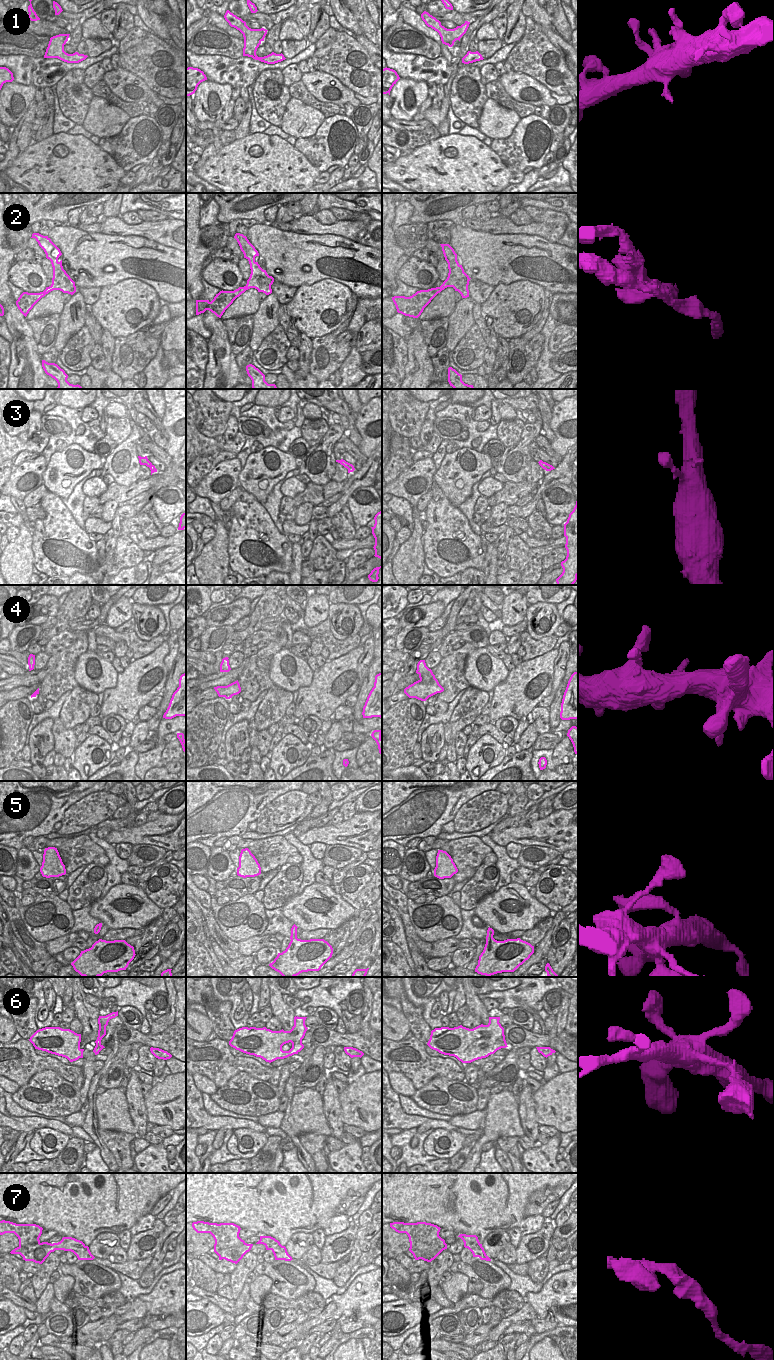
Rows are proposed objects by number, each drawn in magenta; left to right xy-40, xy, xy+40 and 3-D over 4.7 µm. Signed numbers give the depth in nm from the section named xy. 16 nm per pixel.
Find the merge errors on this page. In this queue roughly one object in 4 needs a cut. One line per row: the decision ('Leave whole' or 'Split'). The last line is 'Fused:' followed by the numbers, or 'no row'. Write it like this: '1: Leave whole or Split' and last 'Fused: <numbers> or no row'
1: Leave whole
2: Leave whole
3: Leave whole
4: Leave whole
5: Leave whole
6: Leave whole
7: Leave whole
Fused: no row.

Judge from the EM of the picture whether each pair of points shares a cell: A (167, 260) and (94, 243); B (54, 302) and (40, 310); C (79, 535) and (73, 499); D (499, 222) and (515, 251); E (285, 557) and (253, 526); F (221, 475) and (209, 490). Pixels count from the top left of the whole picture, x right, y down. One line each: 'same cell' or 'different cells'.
A: same cell
B: same cell
C: different cells
D: different cells
E: same cell
F: same cell

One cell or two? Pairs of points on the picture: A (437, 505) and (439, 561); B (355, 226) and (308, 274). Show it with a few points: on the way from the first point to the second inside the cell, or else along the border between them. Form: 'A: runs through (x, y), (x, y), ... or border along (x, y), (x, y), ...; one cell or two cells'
A: runs through (438, 519), (438, 524), (434, 528), (434, 547); one cell
B: border along (321, 234), (341, 235), (366, 245); two cells

